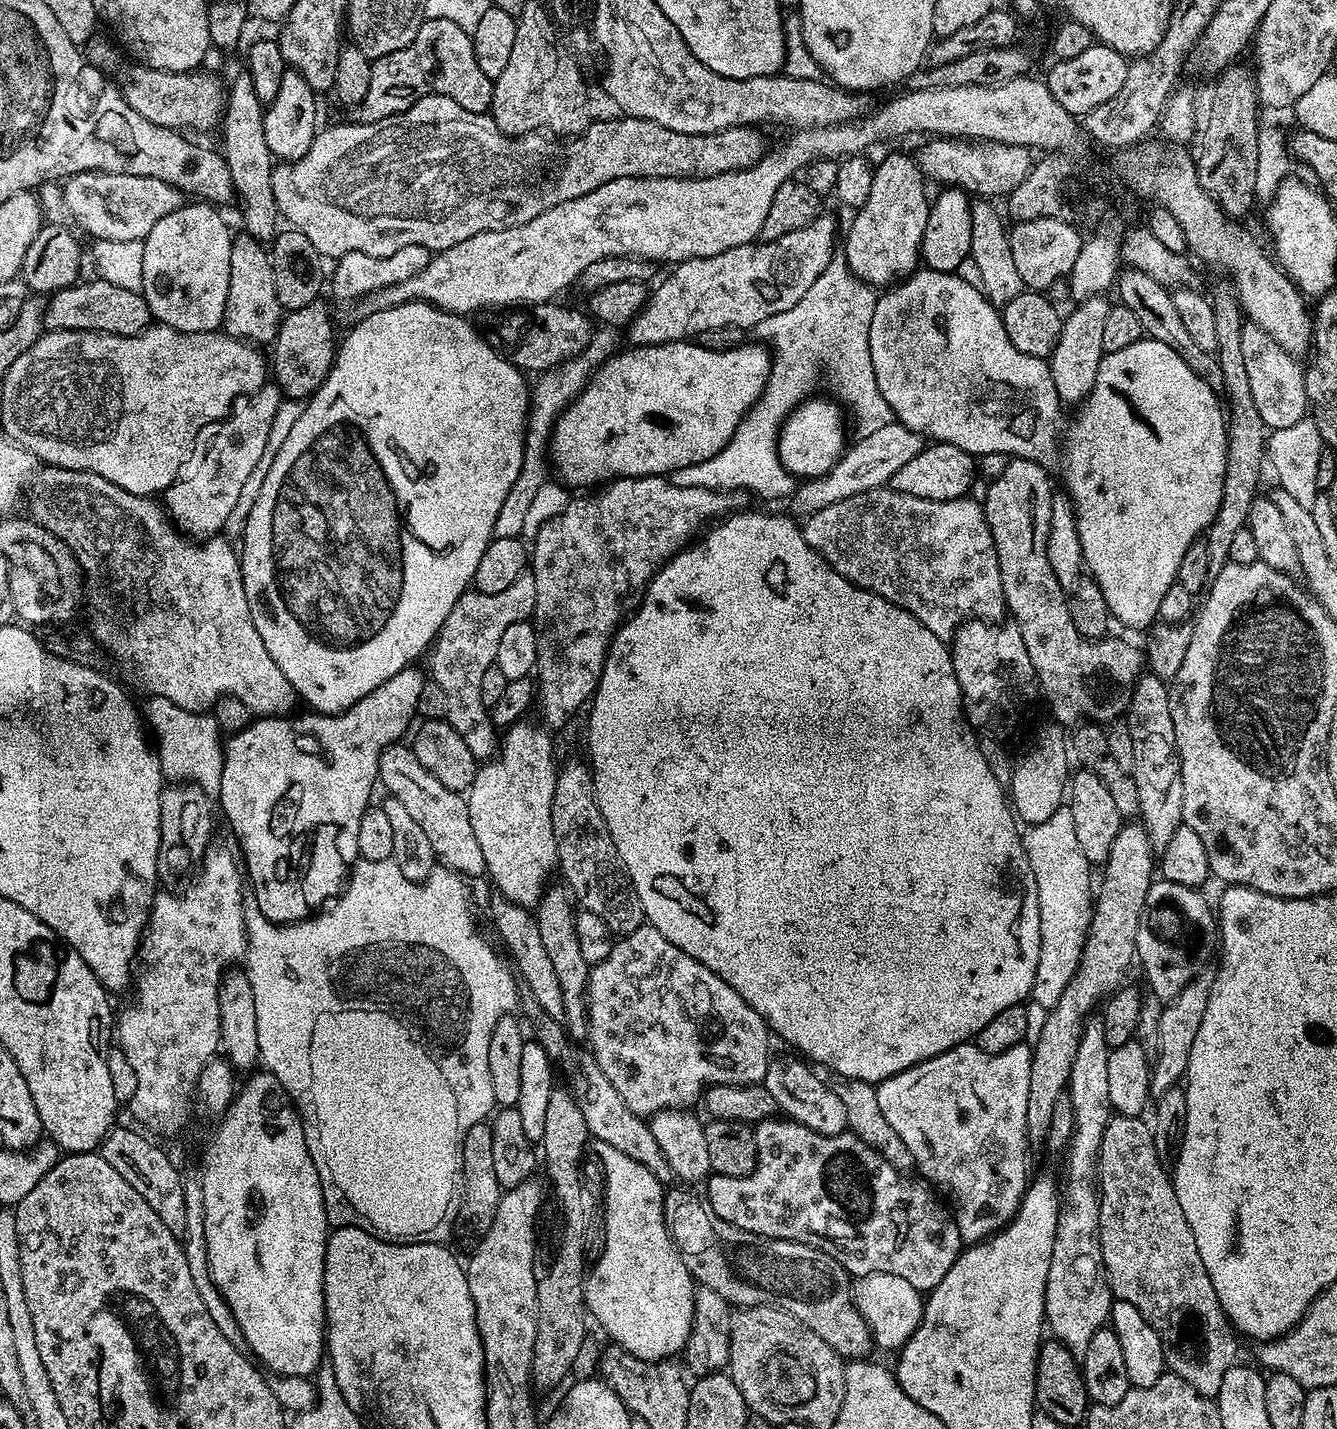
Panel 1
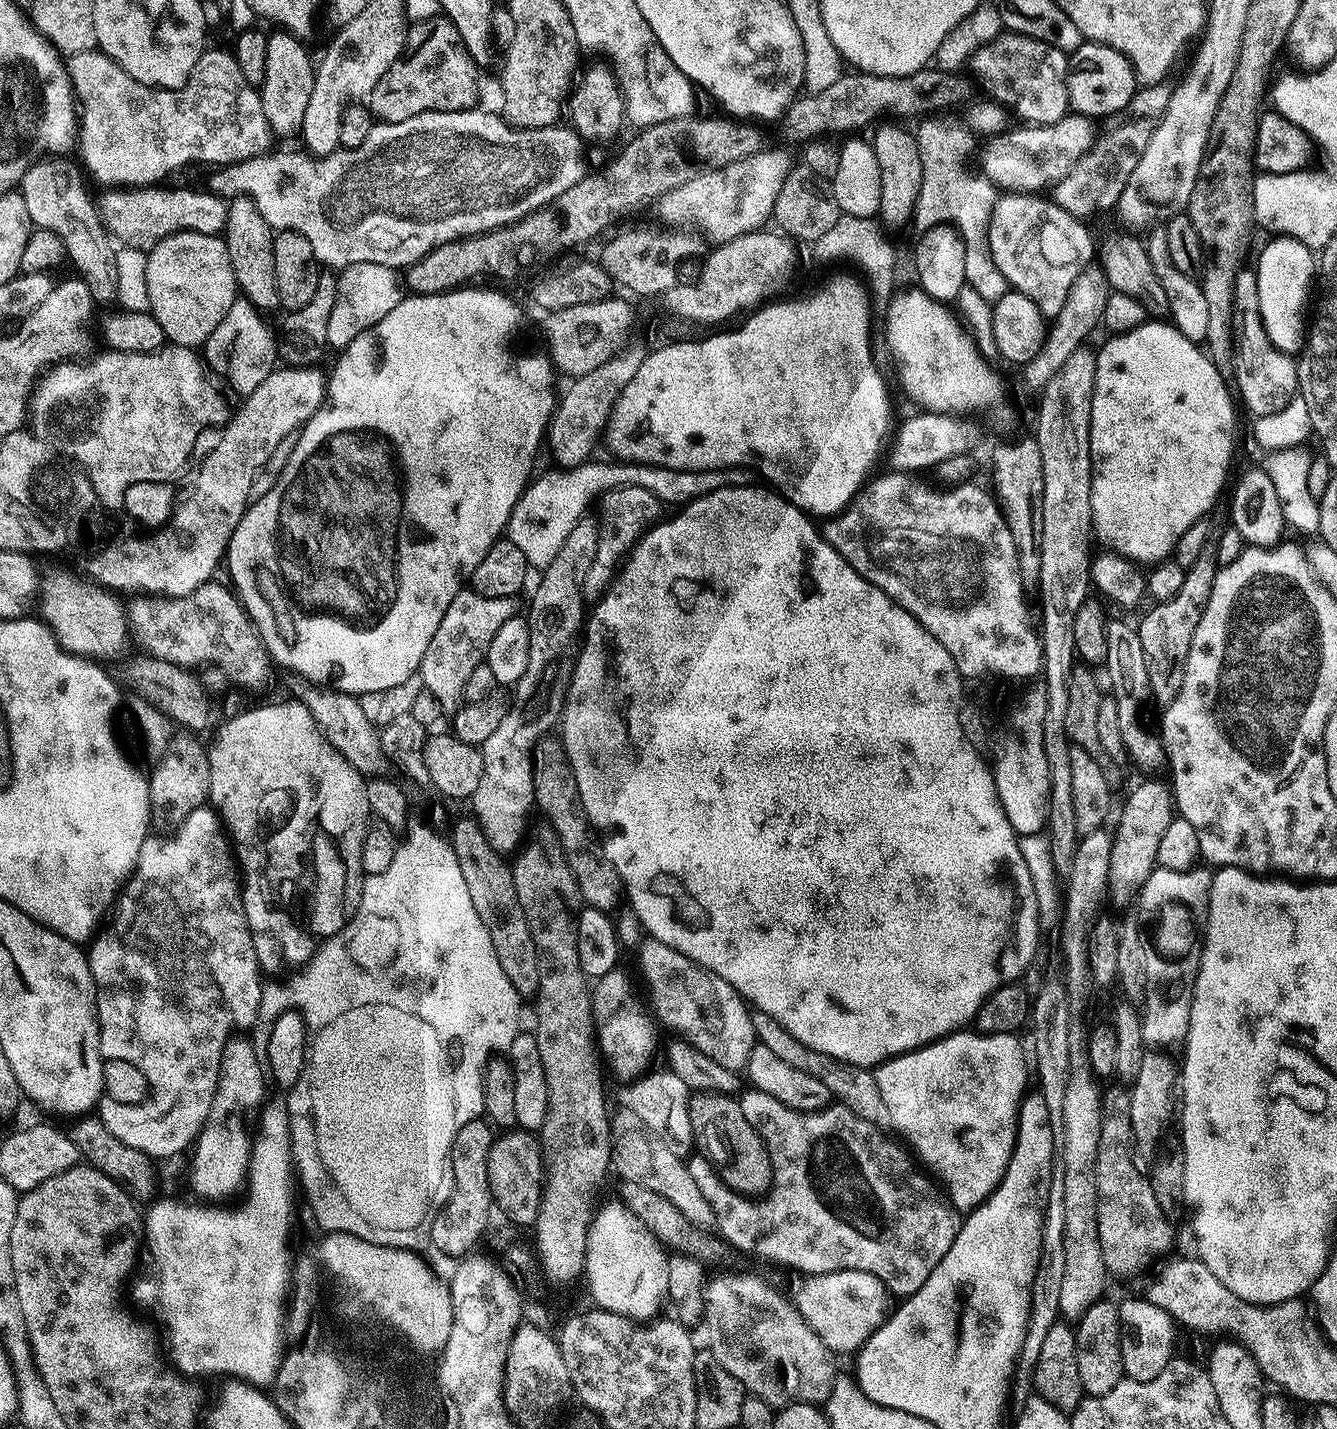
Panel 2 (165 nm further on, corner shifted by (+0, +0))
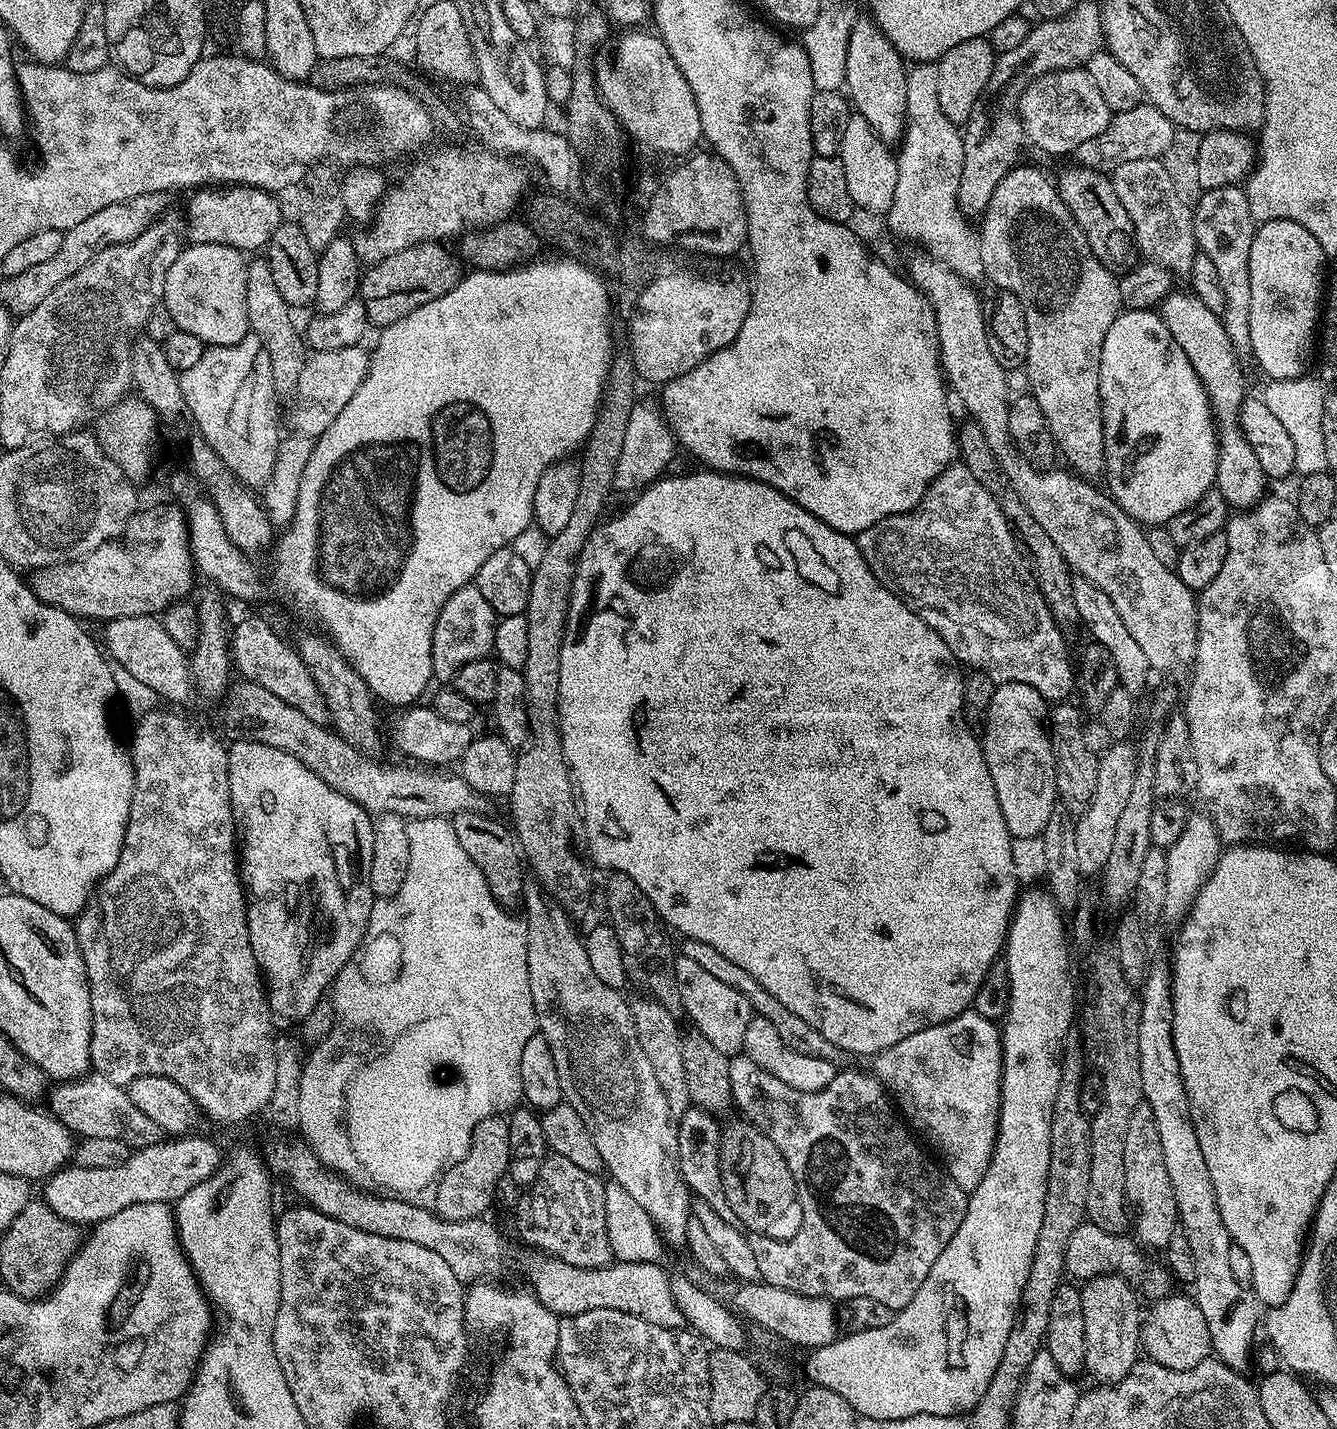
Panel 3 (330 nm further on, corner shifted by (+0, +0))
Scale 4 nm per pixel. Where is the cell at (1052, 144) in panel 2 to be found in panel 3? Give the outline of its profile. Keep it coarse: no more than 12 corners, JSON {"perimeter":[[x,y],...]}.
{"perimeter":[[1153,104],[1117,112],[1074,153],[1111,174],[1167,157],[1178,129]]}

